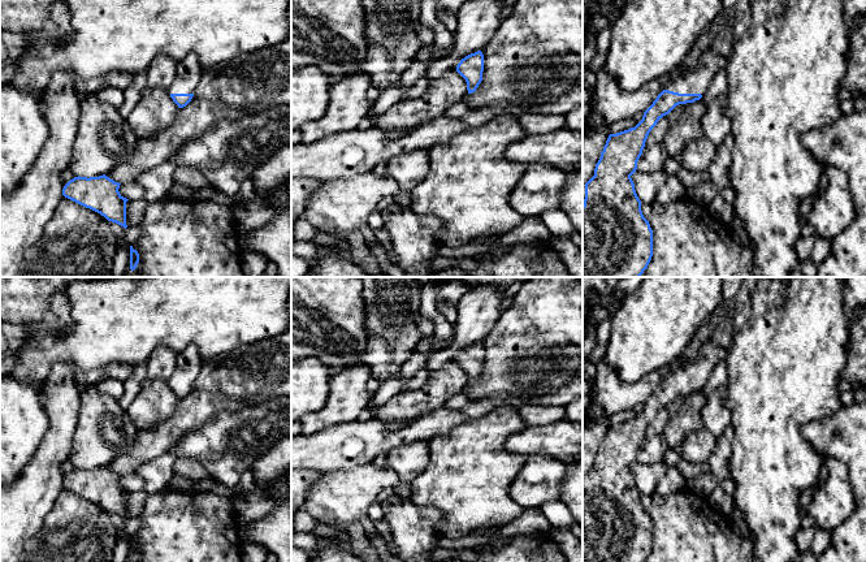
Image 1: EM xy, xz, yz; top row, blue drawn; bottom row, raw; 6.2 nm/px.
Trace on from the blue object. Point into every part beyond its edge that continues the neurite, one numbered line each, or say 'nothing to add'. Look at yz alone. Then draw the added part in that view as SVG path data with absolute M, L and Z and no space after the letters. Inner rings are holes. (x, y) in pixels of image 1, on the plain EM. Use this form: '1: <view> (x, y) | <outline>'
1: yz (697, 371) | M744 277L740 291L729 306L726 319L703 345L702 353L680 369L671 371L666 381L701 386L707 382L715 366L724 360L729 353L733 336L749 321L752 298L758 280L759 277Z

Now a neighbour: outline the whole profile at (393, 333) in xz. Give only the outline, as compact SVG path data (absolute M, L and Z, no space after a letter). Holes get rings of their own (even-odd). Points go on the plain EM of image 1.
M360 277L360 280L364 286L363 299L367 316L367 345L359 364L368 366L372 369L372 376L381 384L400 373L402 364L410 360L416 351L417 343L423 340L415 315L420 312L424 282L416 277Z

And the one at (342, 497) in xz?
M373 462L322 474L304 500L303 510L324 524L334 523L341 531L368 516L373 503L399 483L399 477L384 464Z

